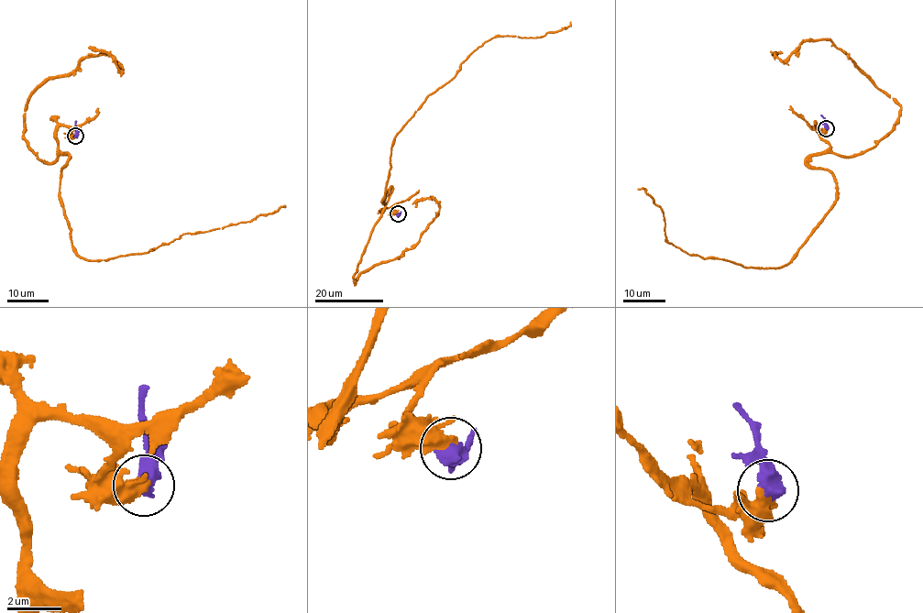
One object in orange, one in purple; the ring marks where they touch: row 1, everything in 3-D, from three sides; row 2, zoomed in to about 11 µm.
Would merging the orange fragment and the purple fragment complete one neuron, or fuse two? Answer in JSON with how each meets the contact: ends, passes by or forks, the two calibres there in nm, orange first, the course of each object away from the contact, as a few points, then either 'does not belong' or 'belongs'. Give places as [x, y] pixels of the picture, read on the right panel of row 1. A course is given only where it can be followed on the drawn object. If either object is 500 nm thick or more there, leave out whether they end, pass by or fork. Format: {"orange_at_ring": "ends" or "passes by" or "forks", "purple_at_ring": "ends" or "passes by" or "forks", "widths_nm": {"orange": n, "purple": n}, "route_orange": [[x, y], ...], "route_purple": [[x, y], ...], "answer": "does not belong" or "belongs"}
{"widths_nm": {"orange": 400, "purple": 650}, "route_orange": [[826, 128], [814, 128], [829, 147], [808, 163], [832, 176], [835, 205], [778, 268], [687, 253], [638, 189]], "route_purple": [[826, 128], [825, 118], [820, 114]], "answer": "belongs"}

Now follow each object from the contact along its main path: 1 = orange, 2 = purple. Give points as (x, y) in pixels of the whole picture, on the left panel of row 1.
1: (76, 136), (56, 132), (69, 155), (60, 202), (74, 253), (89, 260), (285, 206)
2: (76, 136), (77, 121)

